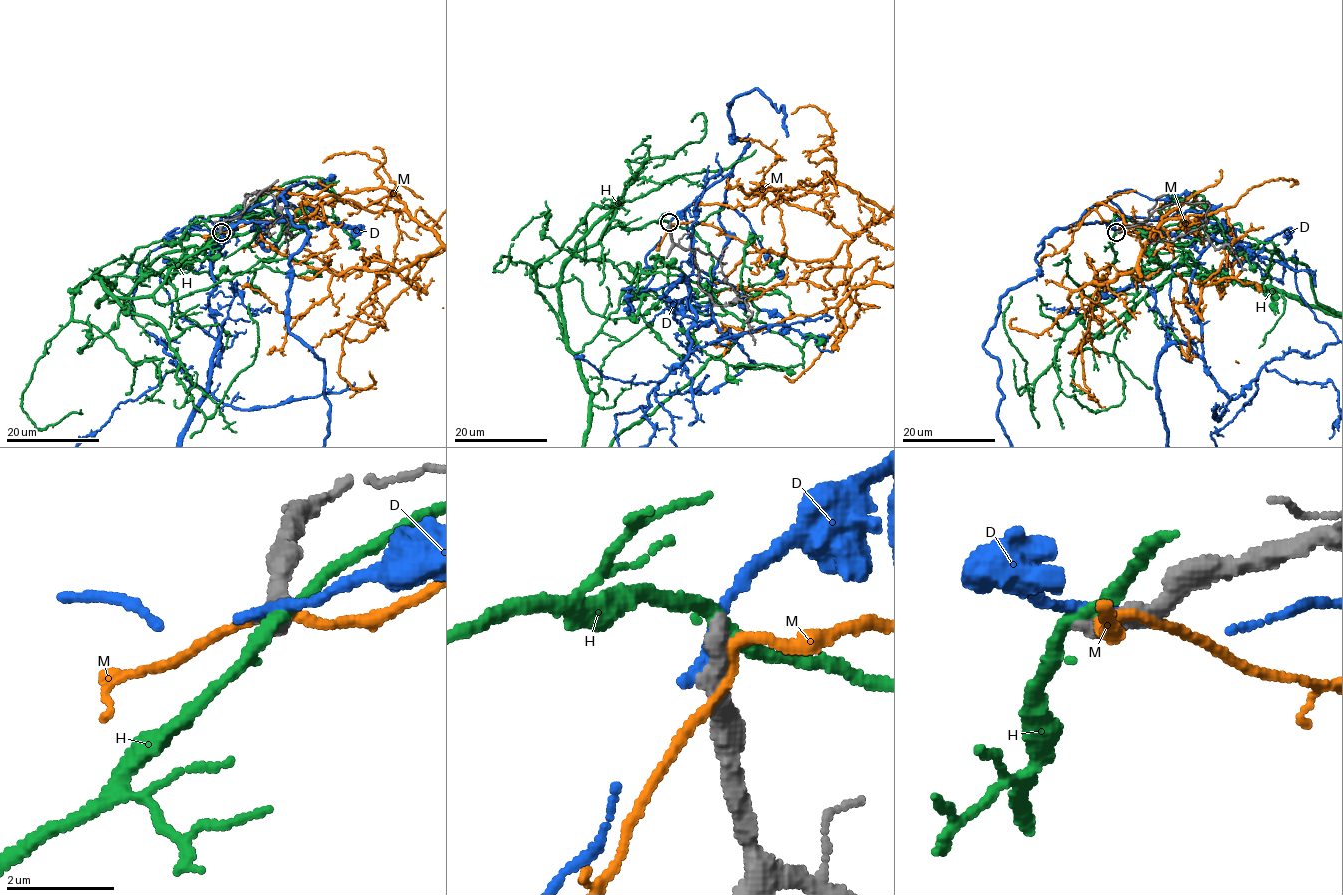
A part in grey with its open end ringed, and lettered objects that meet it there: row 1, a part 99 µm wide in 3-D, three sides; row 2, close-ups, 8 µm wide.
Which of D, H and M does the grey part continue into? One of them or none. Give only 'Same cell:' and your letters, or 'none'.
Same cell: none

